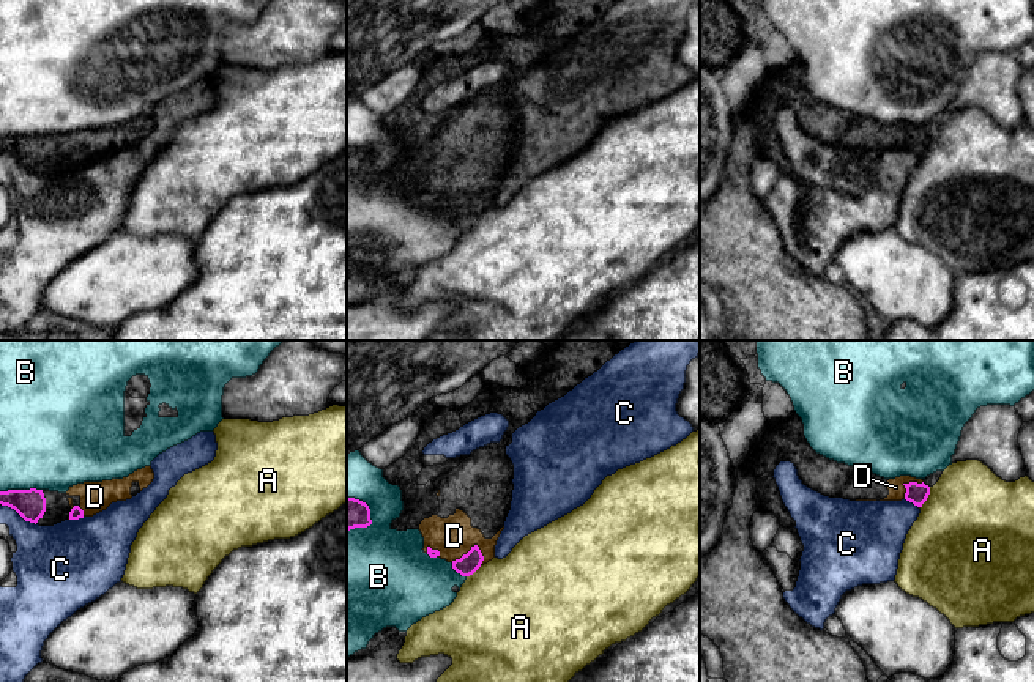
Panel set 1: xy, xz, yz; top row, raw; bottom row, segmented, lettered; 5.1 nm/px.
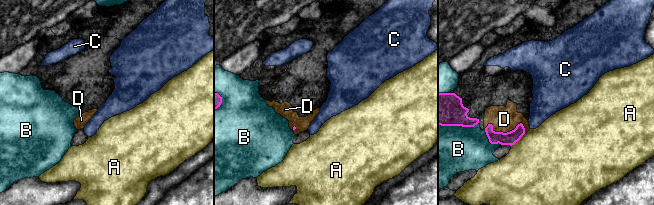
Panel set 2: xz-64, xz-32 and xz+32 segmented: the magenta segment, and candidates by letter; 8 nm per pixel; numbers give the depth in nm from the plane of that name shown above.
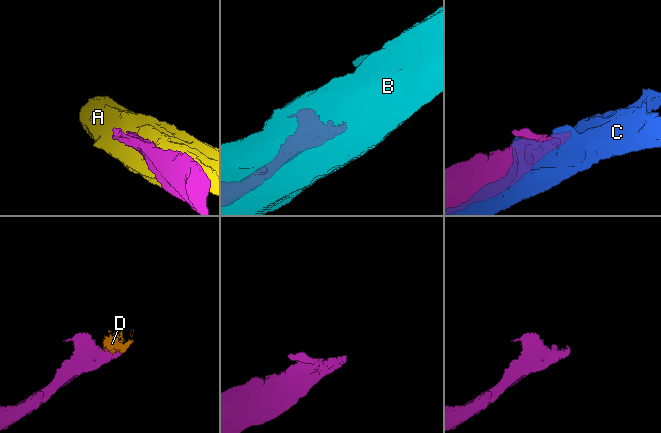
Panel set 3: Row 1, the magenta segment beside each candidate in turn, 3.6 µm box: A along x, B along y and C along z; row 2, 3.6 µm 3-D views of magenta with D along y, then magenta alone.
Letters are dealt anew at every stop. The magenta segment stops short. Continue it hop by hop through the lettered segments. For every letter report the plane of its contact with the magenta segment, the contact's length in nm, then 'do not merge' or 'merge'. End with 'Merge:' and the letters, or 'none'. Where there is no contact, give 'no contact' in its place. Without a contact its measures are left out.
A: meets magenta in yz; contact 130 nm long; do not merge
B: meets magenta in xy; contact 220 nm long; do not merge
C: meets magenta in xy; contact 80 nm long; do not merge
D: meets magenta in xz; contact 180 nm long; merge
Merge: D

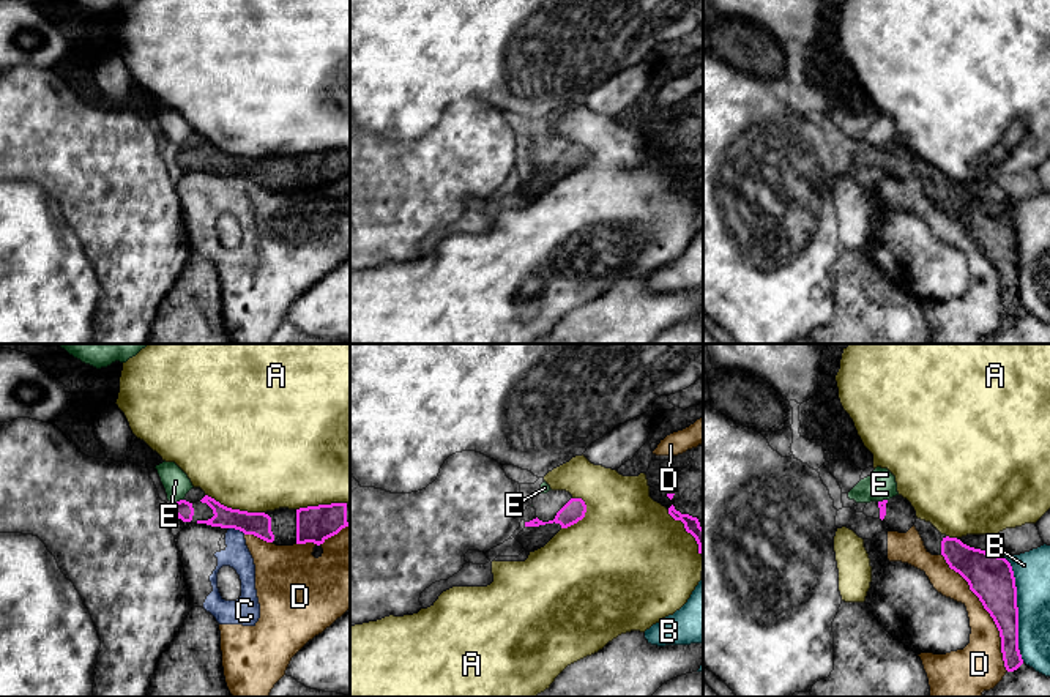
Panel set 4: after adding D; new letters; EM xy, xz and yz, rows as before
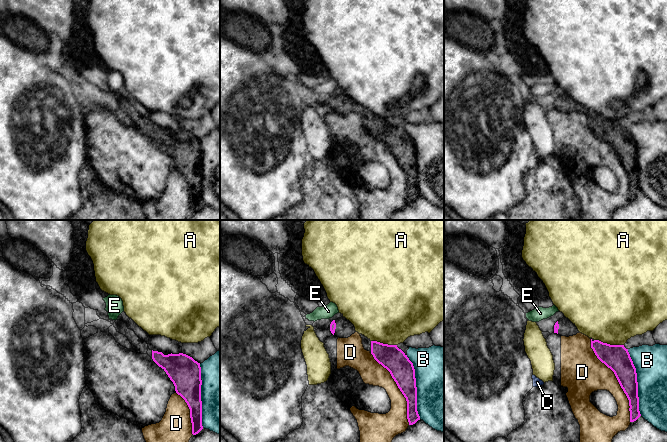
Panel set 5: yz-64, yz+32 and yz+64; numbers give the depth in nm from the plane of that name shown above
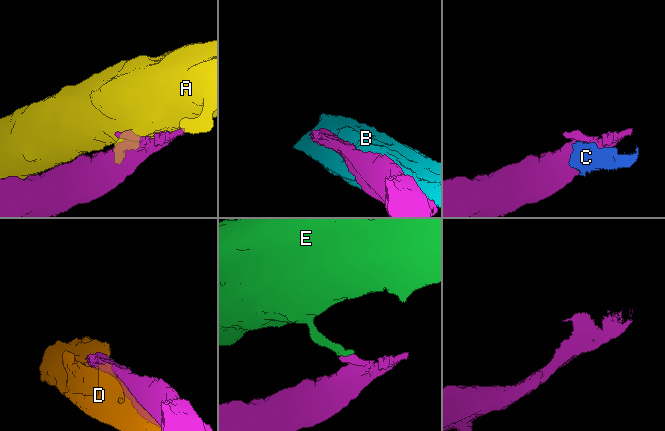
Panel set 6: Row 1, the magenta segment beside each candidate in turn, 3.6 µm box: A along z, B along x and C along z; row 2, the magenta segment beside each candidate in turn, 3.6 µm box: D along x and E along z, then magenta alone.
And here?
A: meets magenta in xy; contact 320 nm long; do not merge
B: meets magenta in yz; contact 550 nm long; do not merge
C: meets magenta in xy; contact 90 nm long; do not merge
D: meets magenta in yz; contact 700 nm long; do not merge
E: meets magenta in xy; contact 70 nm long; do not merge
Merge: none

